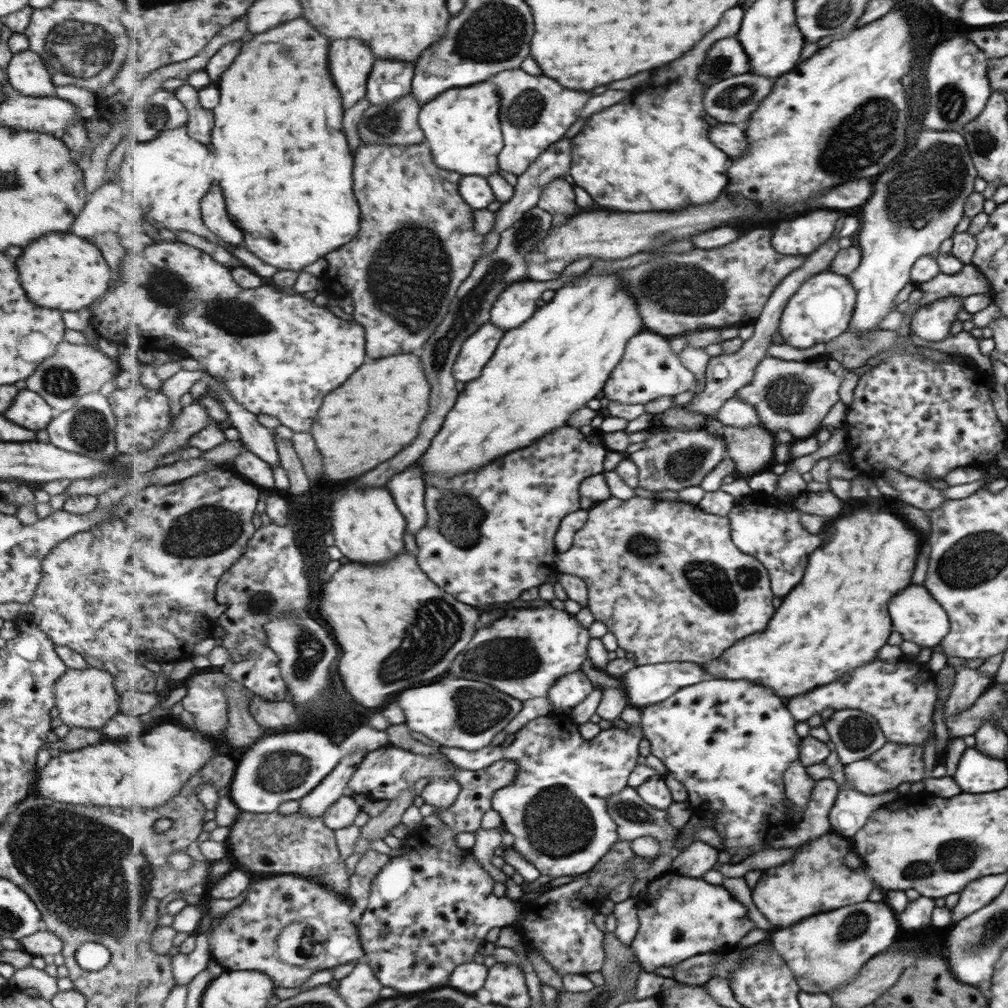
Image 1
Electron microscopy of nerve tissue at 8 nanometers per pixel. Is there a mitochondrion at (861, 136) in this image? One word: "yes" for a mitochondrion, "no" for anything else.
yes

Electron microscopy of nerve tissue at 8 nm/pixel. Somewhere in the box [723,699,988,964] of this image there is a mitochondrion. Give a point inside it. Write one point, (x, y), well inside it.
(956, 855)

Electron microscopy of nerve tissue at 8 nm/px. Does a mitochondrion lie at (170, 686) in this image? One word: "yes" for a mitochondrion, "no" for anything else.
no

